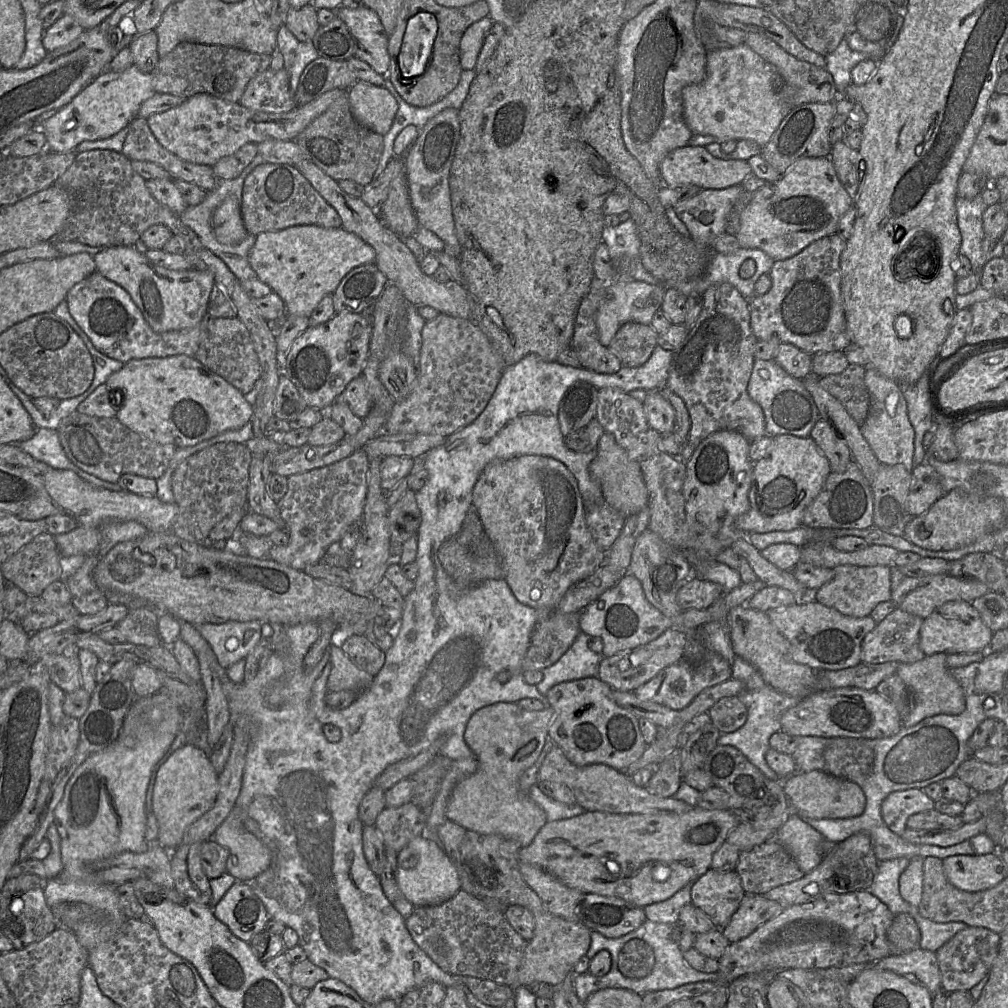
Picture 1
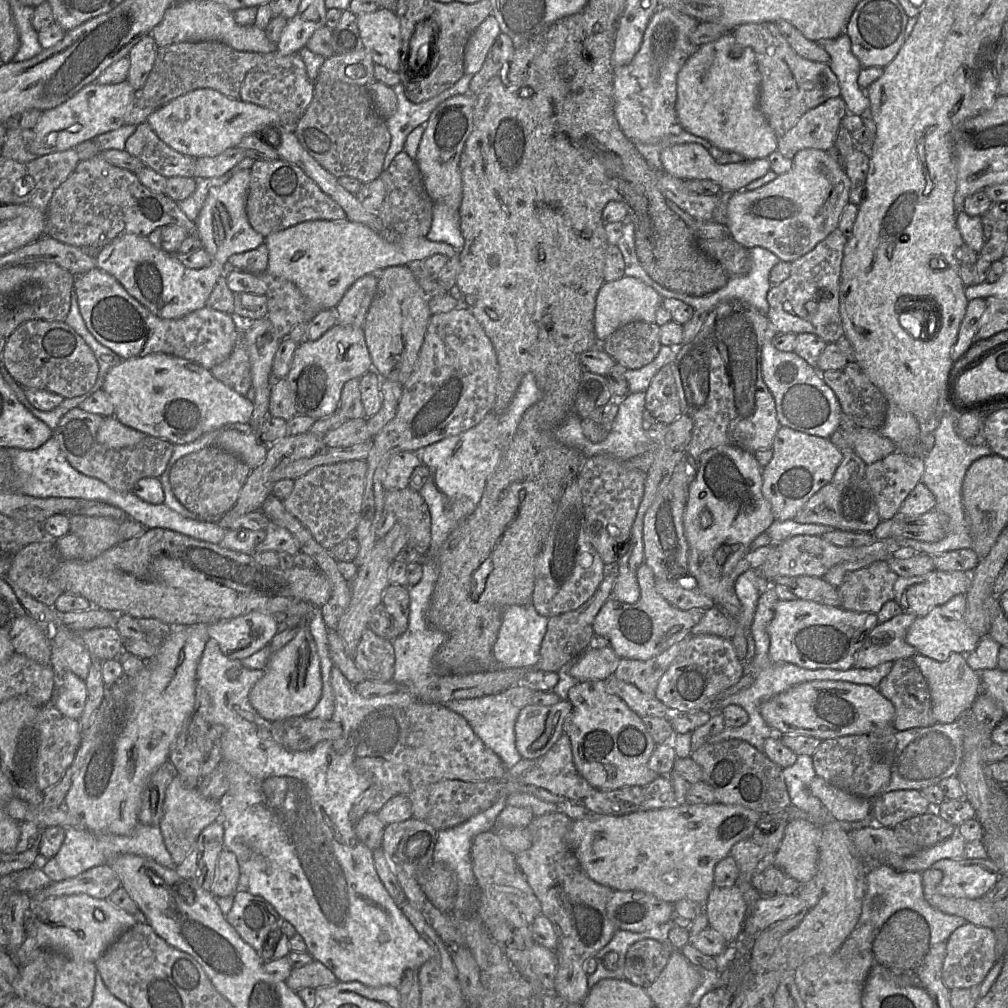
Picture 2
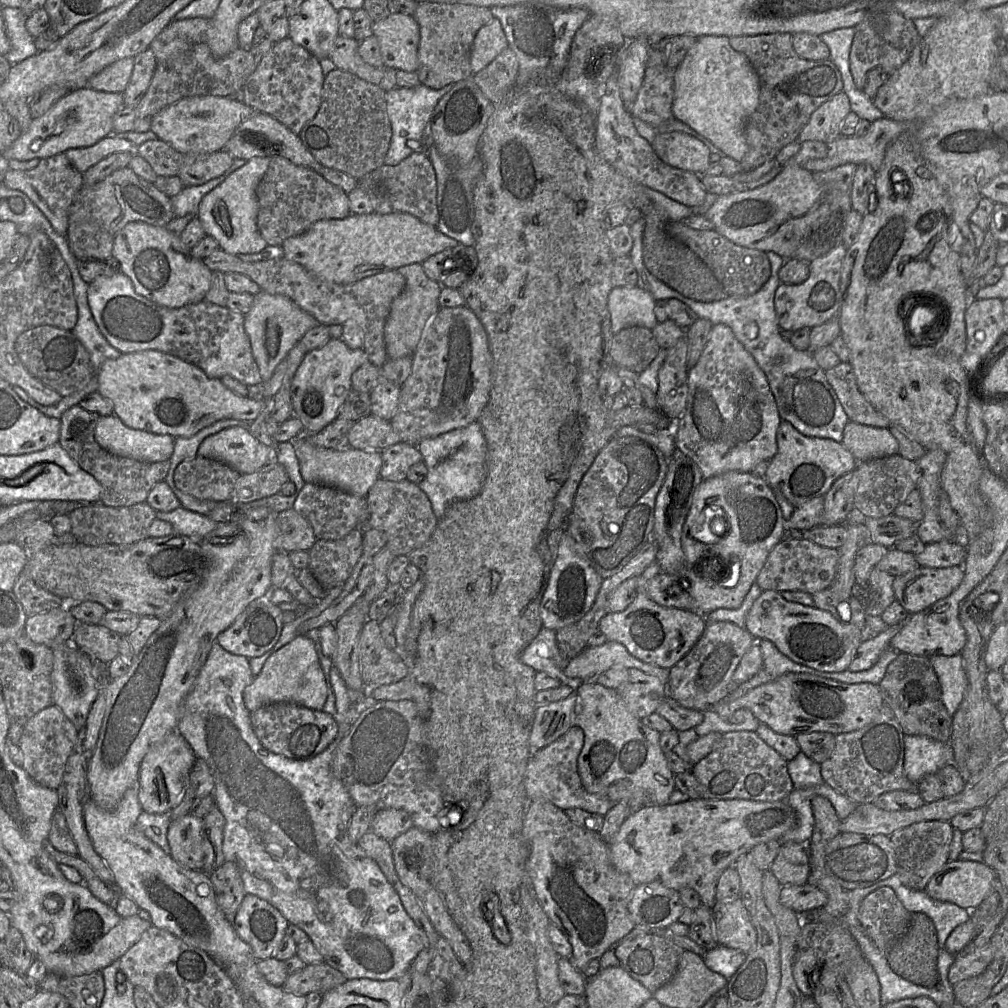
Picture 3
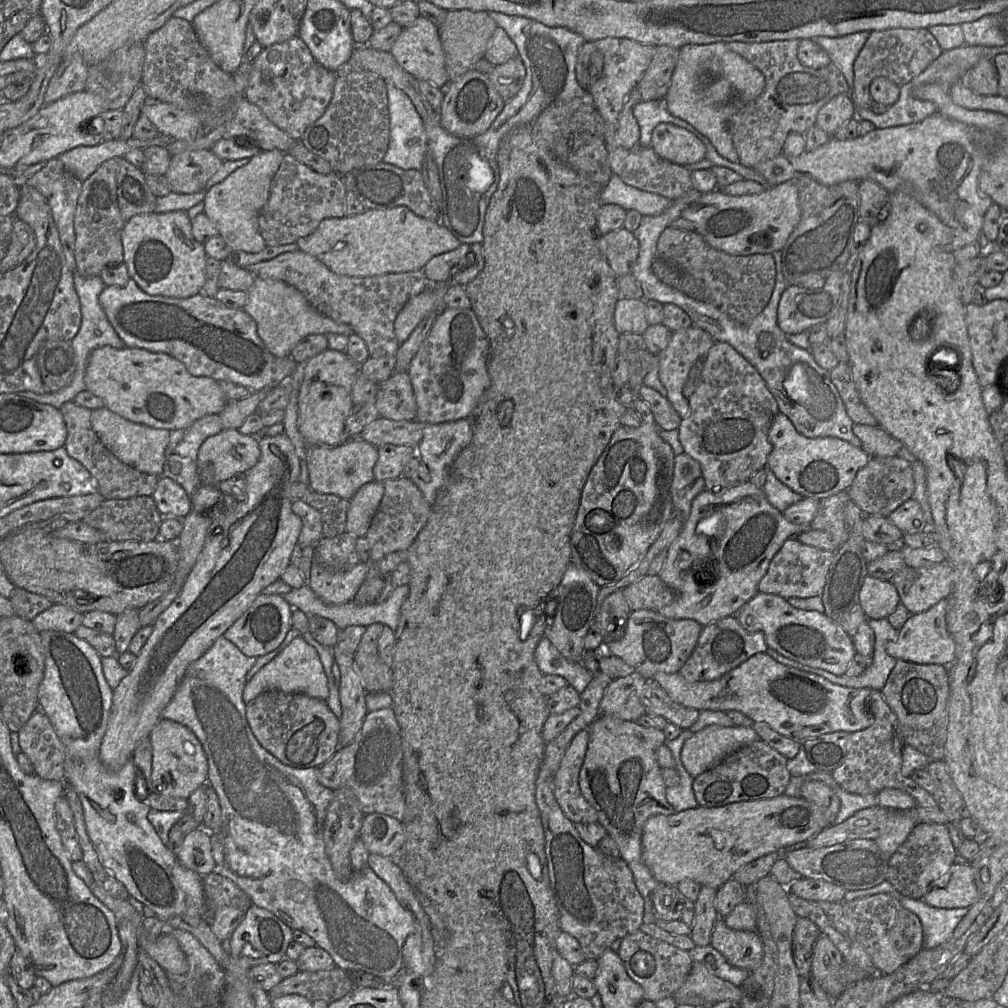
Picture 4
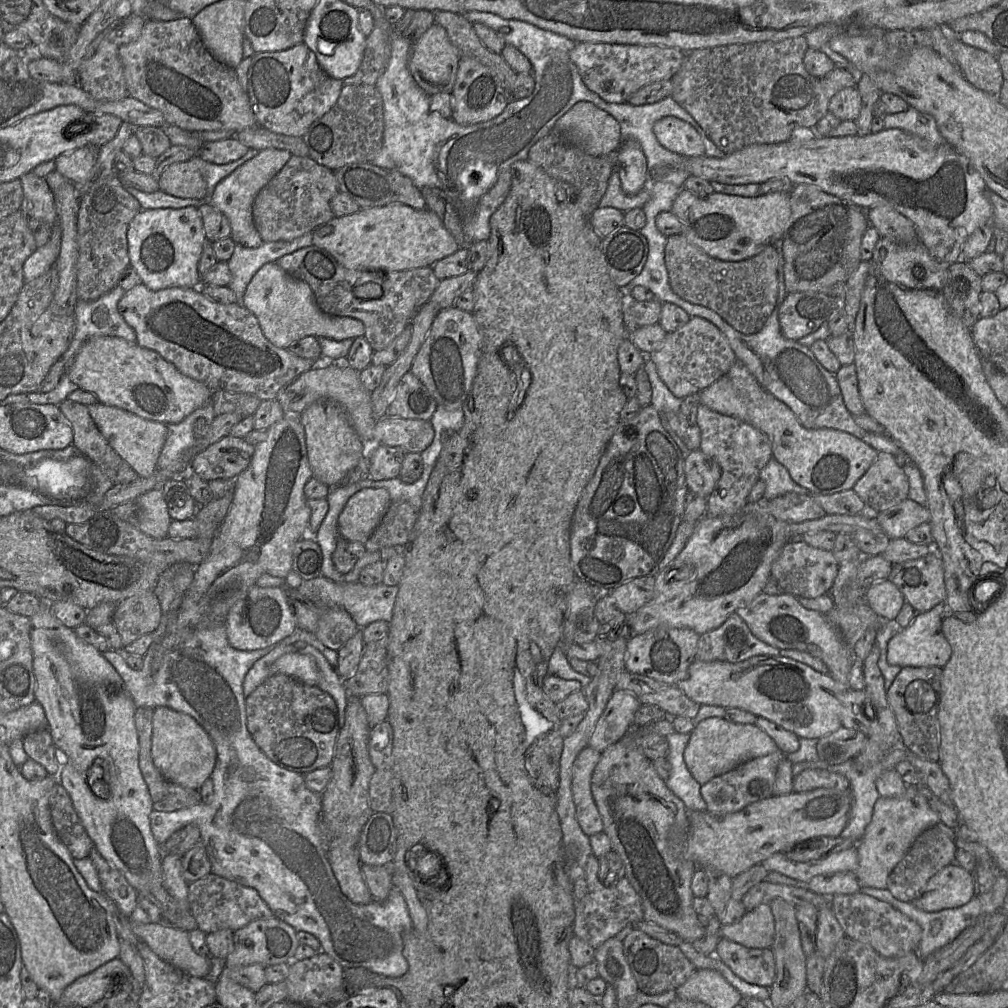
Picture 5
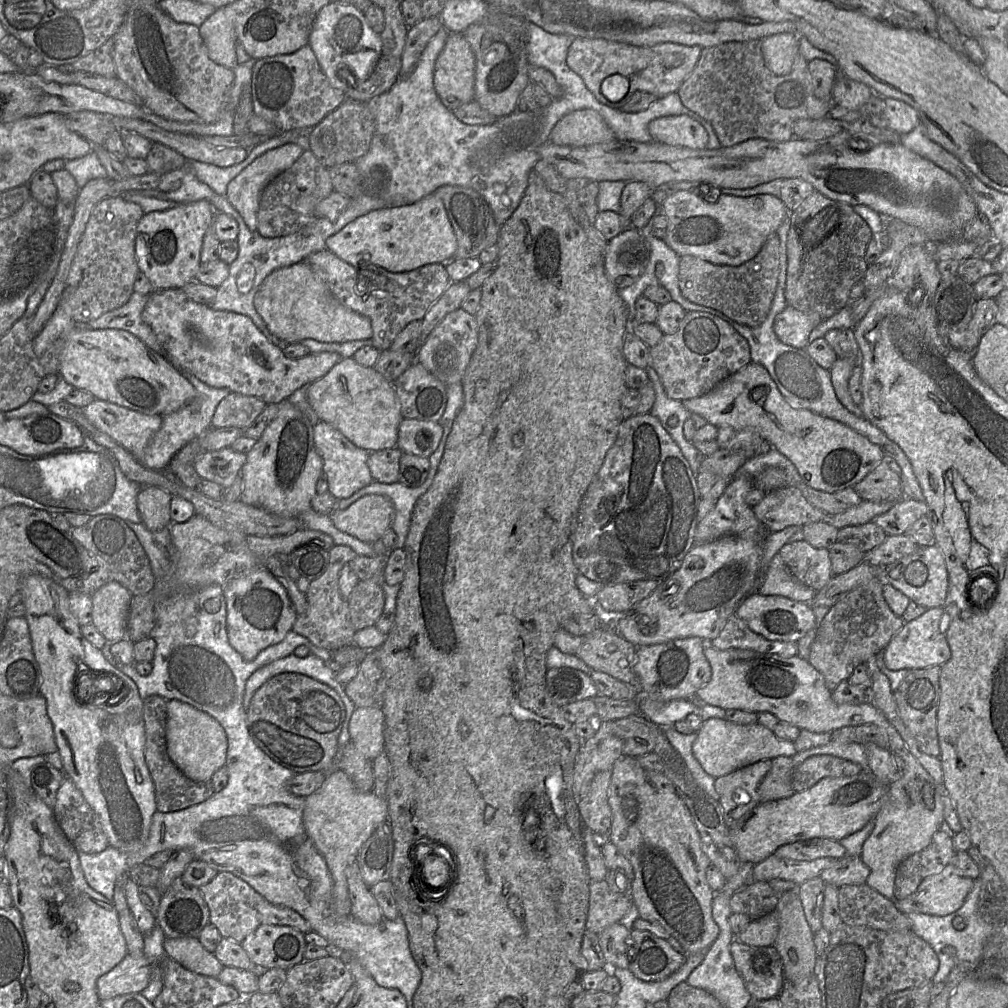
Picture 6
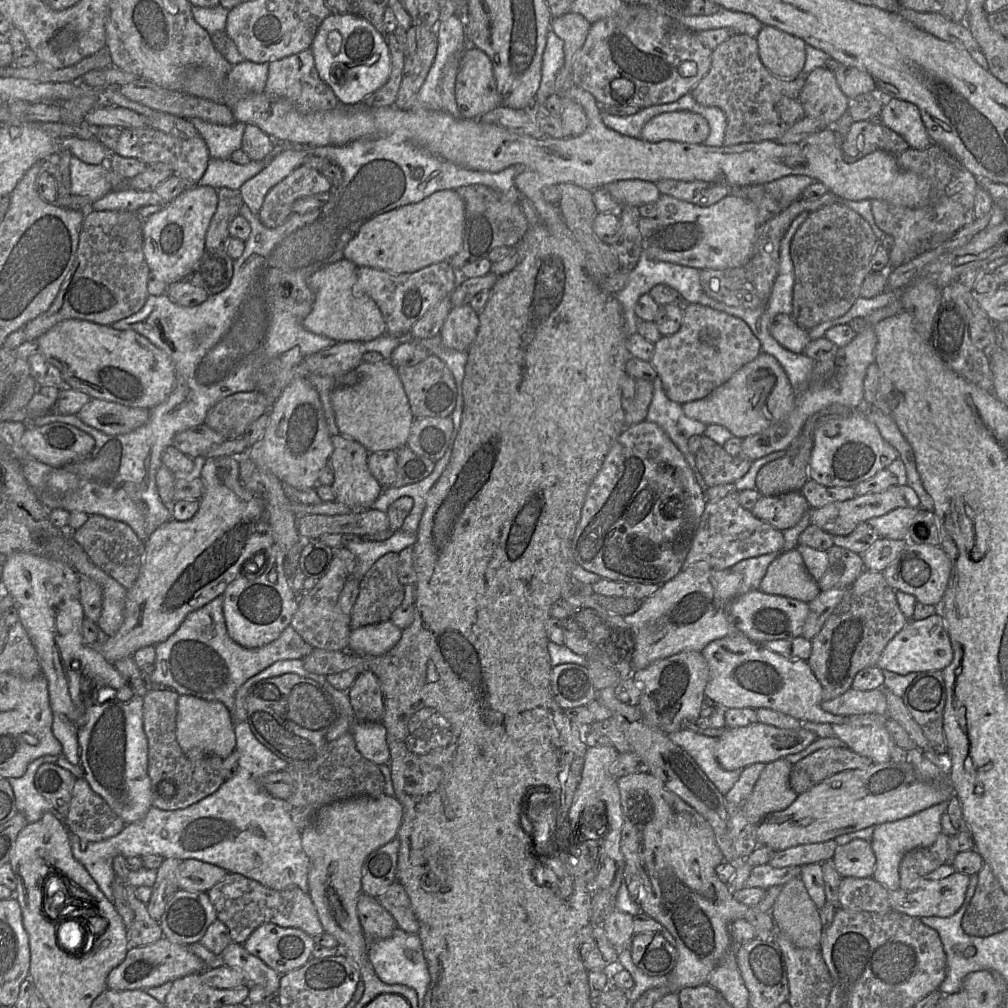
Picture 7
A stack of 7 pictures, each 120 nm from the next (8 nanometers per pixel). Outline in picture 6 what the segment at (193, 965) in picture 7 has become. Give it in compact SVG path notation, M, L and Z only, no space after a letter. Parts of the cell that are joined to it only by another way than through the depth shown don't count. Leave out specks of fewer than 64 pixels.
M127 954L112 970L97 979L96 986L99 999L106 1000L118 995L141 993L149 984L152 964L157 963L150 962L144 954Z

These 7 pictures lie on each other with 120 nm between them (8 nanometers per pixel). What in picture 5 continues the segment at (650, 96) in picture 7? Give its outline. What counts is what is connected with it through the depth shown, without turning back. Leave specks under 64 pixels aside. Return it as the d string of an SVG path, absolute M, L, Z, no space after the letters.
M580 42L569 52L569 57L589 90L607 103L621 104L626 103L643 86L671 80L681 68L686 53L658 45Z

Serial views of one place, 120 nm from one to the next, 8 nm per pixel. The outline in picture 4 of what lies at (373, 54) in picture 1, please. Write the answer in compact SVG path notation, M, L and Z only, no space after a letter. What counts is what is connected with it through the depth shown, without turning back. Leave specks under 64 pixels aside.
M419 16L409 27L403 28L390 50L398 65L418 81L426 81L437 88L445 89L449 83L445 67L445 53L437 26Z

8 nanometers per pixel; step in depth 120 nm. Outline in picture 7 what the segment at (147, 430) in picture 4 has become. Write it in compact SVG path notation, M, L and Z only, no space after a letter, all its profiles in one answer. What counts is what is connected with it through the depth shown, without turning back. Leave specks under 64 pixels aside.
M91 398L80 410L78 417L107 435L121 435L143 426L149 420L150 409Z

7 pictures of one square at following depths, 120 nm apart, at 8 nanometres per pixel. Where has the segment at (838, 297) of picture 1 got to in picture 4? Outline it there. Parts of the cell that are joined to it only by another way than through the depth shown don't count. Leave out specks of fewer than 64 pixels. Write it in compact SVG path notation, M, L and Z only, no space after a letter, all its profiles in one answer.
M845 268L830 273L824 285L815 289L788 285L778 304L777 324L780 329L786 335L797 334L826 322L838 304L844 273Z

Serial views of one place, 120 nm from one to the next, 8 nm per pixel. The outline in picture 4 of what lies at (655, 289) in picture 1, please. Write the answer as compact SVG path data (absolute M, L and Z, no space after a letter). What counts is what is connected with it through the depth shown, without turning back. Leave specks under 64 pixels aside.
M621 296L615 305L614 325L619 334L642 334L649 326L646 319L646 301Z

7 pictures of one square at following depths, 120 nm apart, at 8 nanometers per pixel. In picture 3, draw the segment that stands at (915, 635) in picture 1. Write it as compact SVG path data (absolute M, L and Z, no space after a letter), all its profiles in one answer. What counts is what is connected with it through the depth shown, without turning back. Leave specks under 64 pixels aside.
M888 626L881 633L863 641L855 651L848 670L860 672L870 669L880 656L890 648L891 640L899 630L900 626Z

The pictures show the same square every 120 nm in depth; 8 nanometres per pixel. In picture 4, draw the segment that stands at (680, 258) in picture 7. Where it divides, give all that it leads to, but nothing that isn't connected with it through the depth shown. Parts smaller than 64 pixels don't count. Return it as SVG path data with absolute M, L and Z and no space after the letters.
M796 181L767 186L759 194L732 196L716 189L687 206L681 216L691 221L713 248L731 255L769 254L782 249L800 221Z

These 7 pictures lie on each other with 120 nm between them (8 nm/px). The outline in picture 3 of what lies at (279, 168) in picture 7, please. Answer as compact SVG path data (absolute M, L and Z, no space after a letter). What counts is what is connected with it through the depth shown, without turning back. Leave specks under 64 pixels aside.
M269 155L254 157L232 172L221 184L208 192L201 200L196 218L207 236L214 238L219 249L228 254L254 254L262 251L266 241L257 228L258 201L256 189L270 163Z

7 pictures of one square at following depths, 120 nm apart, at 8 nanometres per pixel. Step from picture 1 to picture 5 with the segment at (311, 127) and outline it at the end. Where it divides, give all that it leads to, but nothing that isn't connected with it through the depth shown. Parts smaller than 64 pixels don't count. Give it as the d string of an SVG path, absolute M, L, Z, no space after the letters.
M345 85L336 104L316 120L303 136L311 157L336 171L353 163L372 162L382 148L383 100L375 85Z

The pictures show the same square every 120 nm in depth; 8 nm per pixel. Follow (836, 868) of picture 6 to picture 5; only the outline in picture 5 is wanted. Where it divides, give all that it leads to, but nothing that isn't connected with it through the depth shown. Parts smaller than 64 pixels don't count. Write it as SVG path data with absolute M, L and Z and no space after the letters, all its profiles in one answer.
M854 872L817 875L806 884L806 887L825 897L832 897L836 894L854 894L862 888Z

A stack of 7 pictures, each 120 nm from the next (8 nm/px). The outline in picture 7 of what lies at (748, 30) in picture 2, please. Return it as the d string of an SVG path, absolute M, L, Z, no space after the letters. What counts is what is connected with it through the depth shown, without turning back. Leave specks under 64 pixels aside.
M734 34L712 50L711 67L690 94L700 105L718 107L725 113L727 126L724 146L765 140L778 141L789 125L779 116L776 103L783 97L797 100L806 78L805 74L801 74L791 81L778 79L761 62L757 39Z

